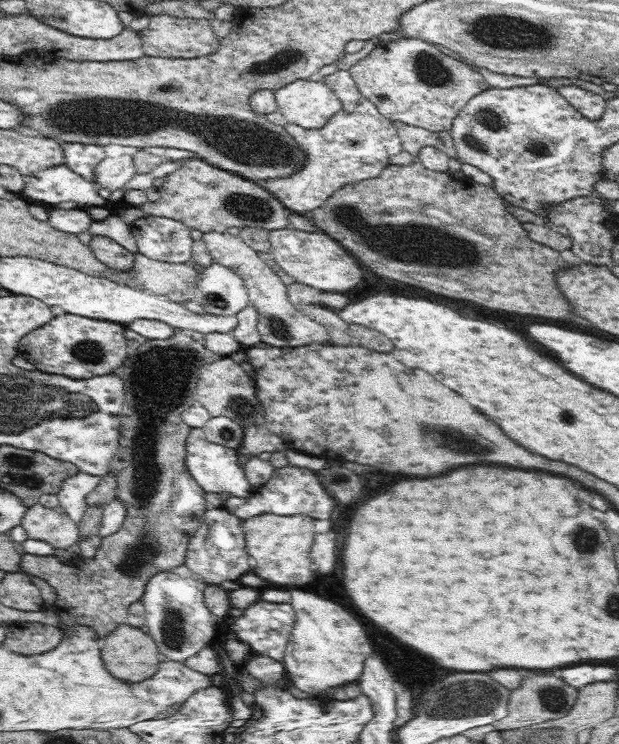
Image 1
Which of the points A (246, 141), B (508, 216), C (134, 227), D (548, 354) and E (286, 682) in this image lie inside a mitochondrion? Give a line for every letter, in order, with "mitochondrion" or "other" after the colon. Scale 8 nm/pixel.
A: mitochondrion
B: other
C: other
D: other
E: other

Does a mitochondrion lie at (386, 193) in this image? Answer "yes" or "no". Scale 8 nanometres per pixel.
no

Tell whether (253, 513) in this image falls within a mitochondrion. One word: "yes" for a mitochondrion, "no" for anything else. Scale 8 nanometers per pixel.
no

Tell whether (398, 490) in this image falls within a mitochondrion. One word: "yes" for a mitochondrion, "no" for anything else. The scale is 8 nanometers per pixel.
no

